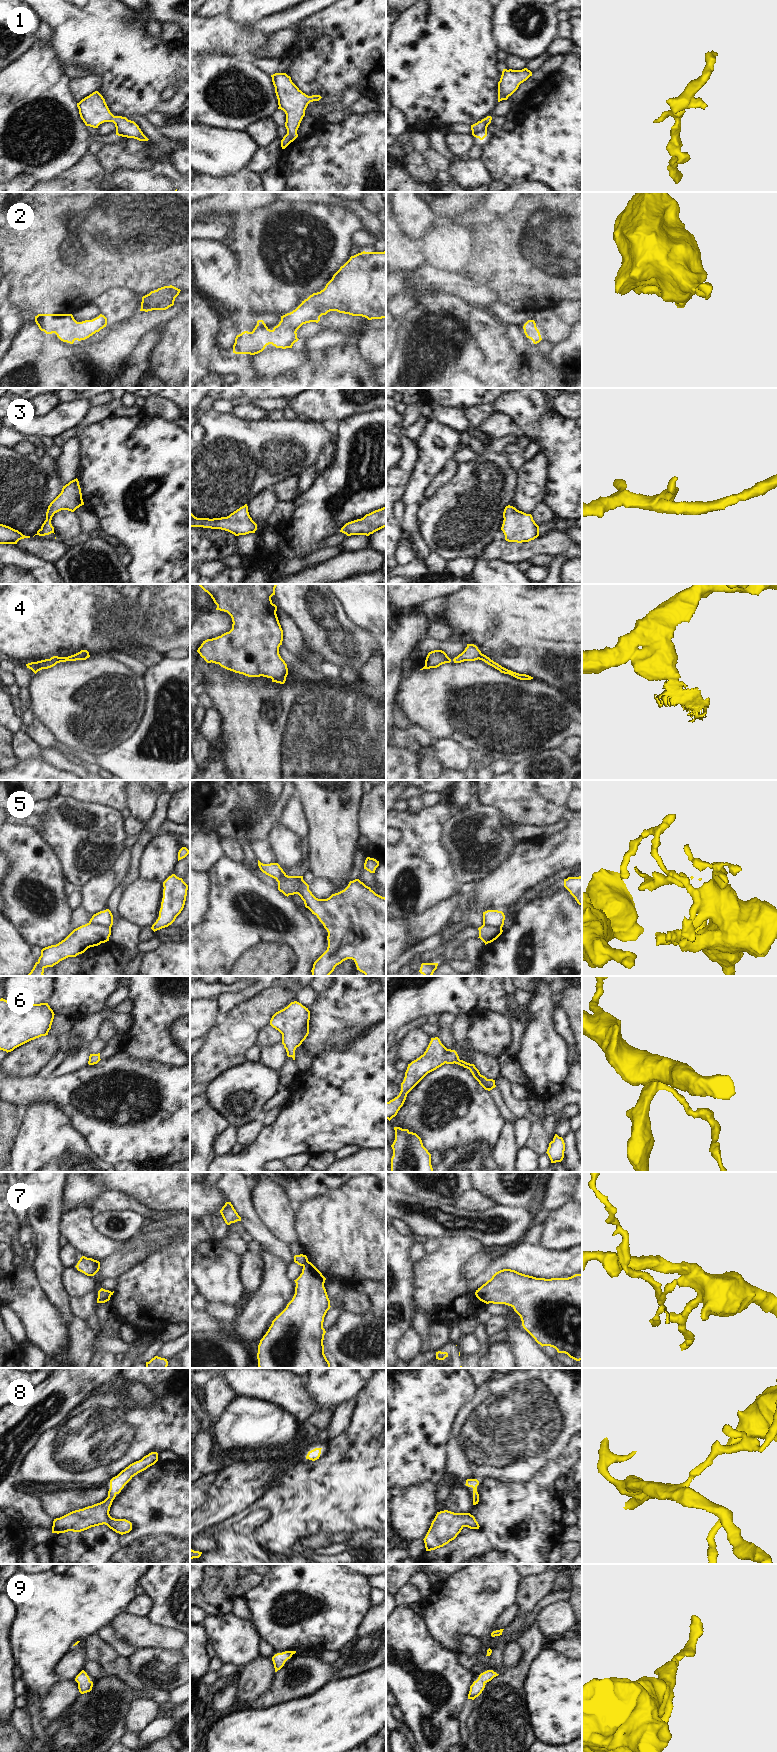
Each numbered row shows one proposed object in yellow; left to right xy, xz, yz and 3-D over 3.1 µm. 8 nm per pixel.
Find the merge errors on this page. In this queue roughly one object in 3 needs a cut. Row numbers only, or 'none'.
4, 5, 7

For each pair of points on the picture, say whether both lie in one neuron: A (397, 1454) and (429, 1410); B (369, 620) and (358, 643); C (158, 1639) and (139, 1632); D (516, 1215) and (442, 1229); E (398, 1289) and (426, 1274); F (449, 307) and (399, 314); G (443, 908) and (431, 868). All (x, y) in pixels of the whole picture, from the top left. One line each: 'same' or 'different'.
A: same
B: different
C: same
D: same
E: different
F: different
G: different

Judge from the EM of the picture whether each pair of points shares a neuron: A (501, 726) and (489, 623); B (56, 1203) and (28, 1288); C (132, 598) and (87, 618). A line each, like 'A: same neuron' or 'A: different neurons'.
A: different neurons
B: different neurons
C: same neuron

